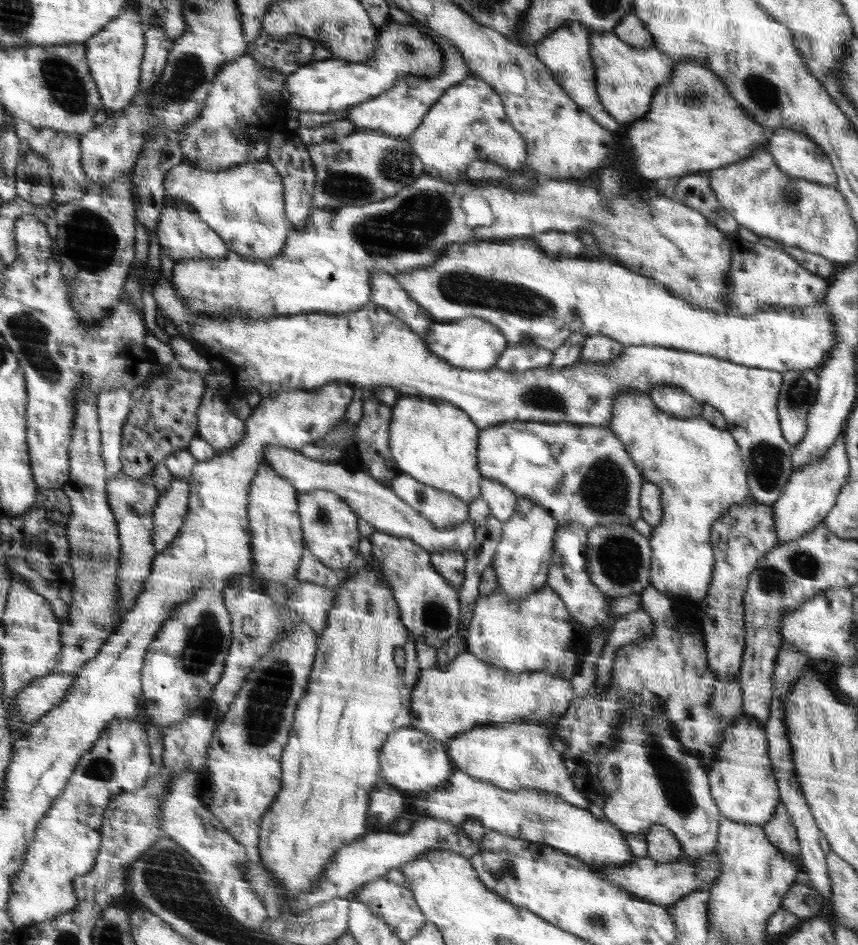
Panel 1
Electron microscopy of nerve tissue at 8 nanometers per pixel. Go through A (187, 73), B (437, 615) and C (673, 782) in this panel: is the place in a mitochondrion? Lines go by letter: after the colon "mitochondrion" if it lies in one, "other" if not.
A: mitochondrion
B: mitochondrion
C: mitochondrion

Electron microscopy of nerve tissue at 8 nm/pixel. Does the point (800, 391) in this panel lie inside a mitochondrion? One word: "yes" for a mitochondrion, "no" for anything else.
yes

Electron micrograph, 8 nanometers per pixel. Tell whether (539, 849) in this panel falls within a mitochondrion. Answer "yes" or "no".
no

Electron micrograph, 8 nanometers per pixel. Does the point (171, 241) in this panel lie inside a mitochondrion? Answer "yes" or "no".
no

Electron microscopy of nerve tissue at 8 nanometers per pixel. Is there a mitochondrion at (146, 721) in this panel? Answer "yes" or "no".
no

